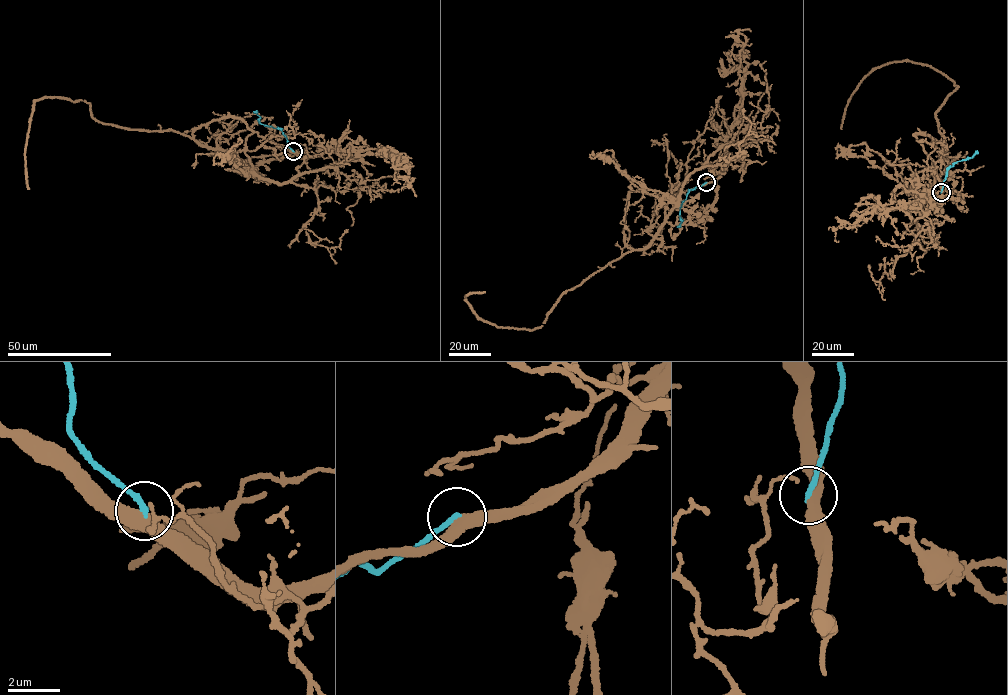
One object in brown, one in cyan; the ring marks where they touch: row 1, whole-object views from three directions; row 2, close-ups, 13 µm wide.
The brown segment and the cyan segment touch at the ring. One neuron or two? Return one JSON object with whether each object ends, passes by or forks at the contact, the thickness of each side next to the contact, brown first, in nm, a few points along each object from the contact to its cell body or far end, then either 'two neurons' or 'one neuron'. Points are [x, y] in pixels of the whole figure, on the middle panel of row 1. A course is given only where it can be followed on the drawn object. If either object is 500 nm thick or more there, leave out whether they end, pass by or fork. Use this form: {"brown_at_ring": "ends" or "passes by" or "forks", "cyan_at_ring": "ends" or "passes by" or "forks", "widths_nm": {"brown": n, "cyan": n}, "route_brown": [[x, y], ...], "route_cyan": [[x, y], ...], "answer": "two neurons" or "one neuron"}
{"brown_at_ring": "passes by", "cyan_at_ring": "ends", "widths_nm": {"brown": 440, "cyan": 200}, "route_brown": [[706, 183], [662, 197], [664, 224], [650, 243], [567, 291], [541, 326], [481, 320], [465, 296], [484, 291]], "route_cyan": [[706, 182], [688, 193], [680, 207], [683, 220], [677, 227]], "answer": "two neurons"}

